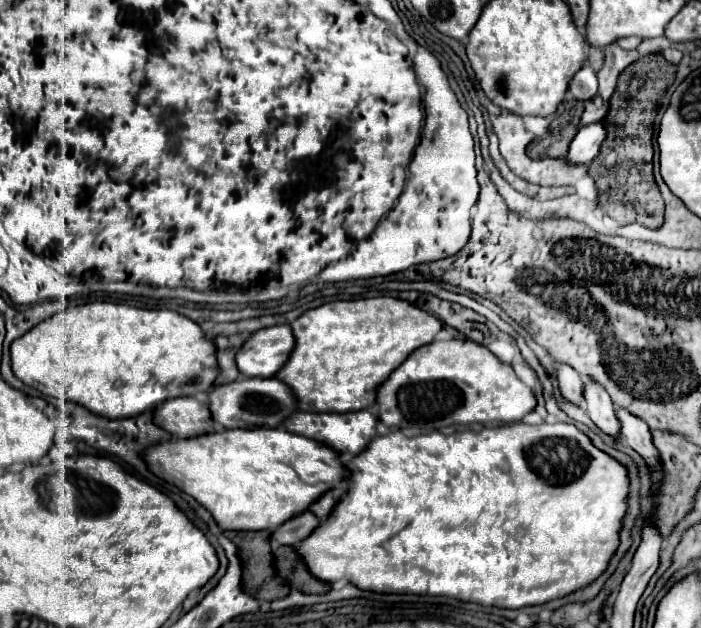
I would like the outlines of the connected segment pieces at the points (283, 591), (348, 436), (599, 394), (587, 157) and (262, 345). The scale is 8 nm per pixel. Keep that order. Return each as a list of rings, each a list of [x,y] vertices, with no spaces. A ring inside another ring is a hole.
[[[236,531],[232,543],[238,547],[242,561],[242,589],[256,601],[274,601],[290,593],[290,589],[272,573],[272,553],[268,531]]]
[[[368,409],[354,411],[354,413],[294,413],[288,417],[282,427],[290,433],[314,439],[326,447],[332,447],[338,455],[358,455],[366,449],[366,445],[376,437],[376,415]]]
[[[590,381],[584,389],[584,399],[586,399],[586,413],[590,415],[594,425],[602,433],[610,435],[614,441],[622,441],[620,421],[616,419],[612,399],[604,391],[604,387],[600,387],[596,381]]]
[[[604,119],[596,123],[588,123],[588,127],[580,127],[574,141],[570,143],[570,151],[566,159],[572,163],[590,163],[598,155],[604,139],[606,139]]]
[[[290,325],[266,327],[250,335],[236,353],[236,365],[242,377],[274,377],[288,361],[294,347]]]

